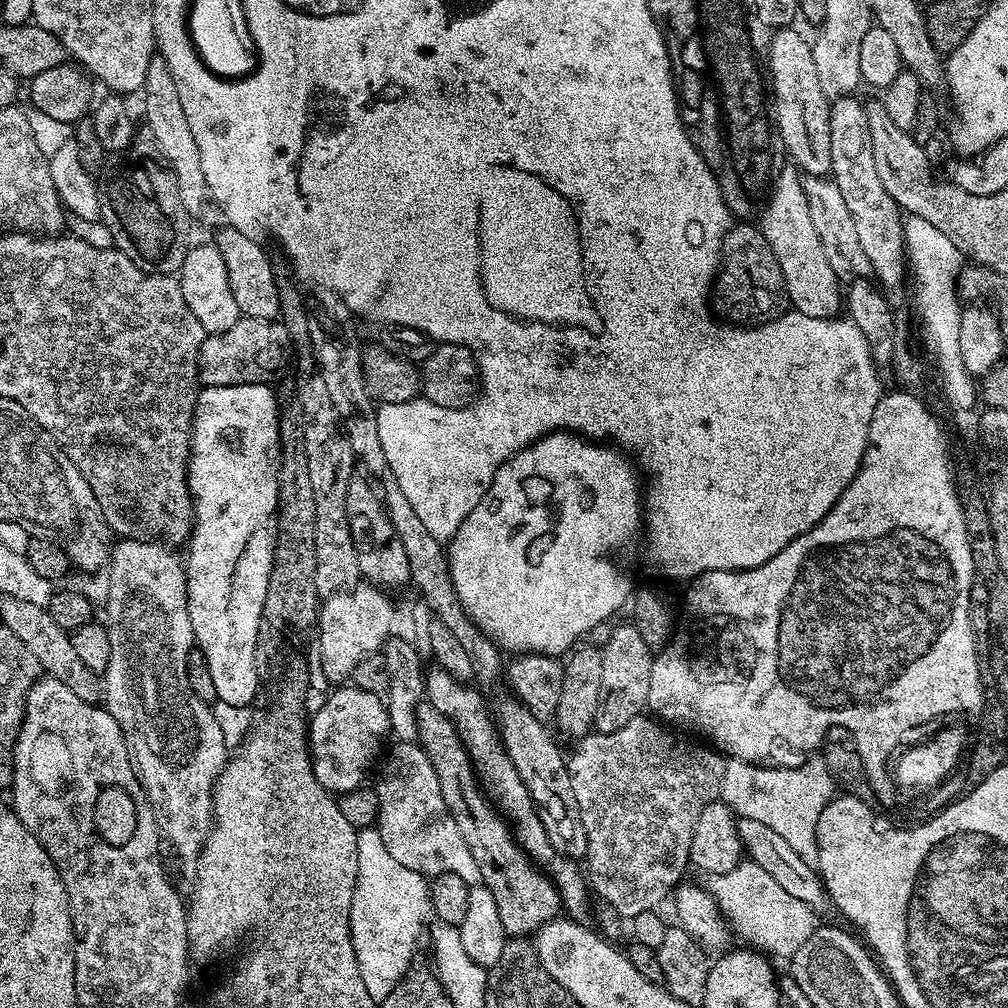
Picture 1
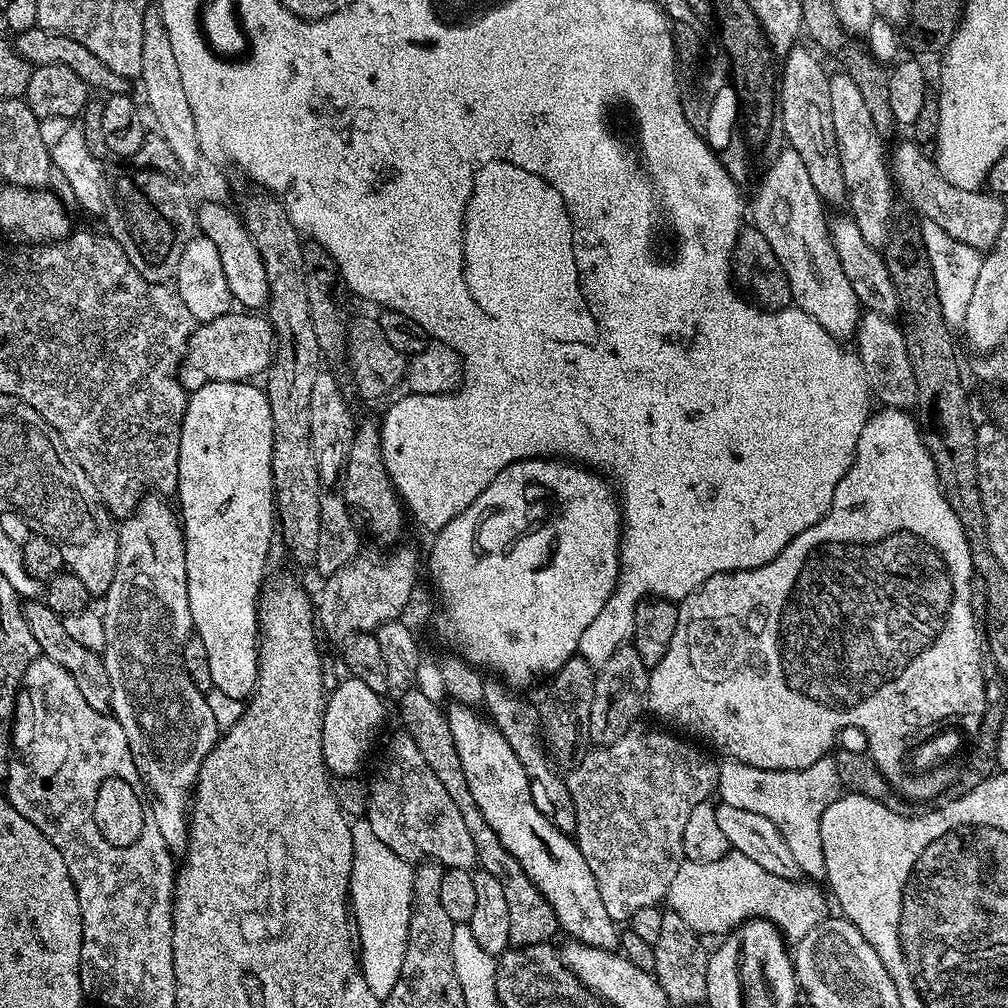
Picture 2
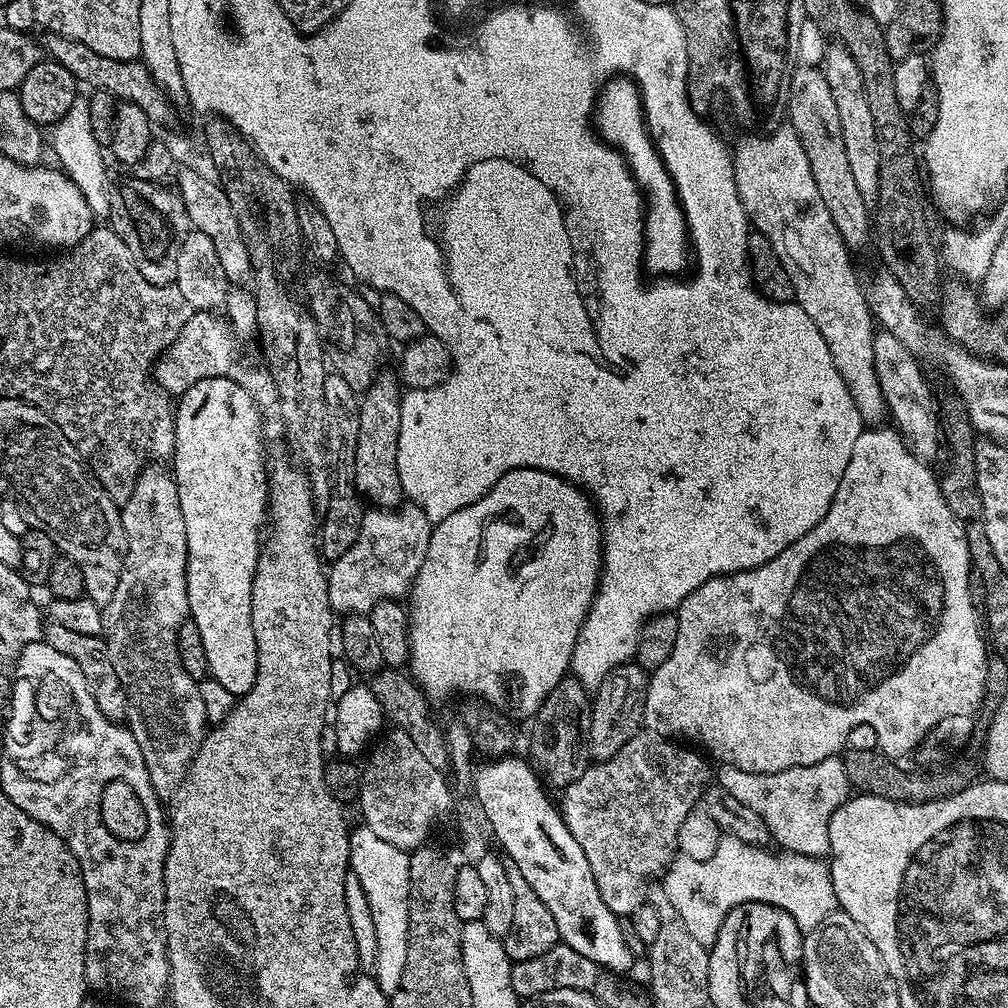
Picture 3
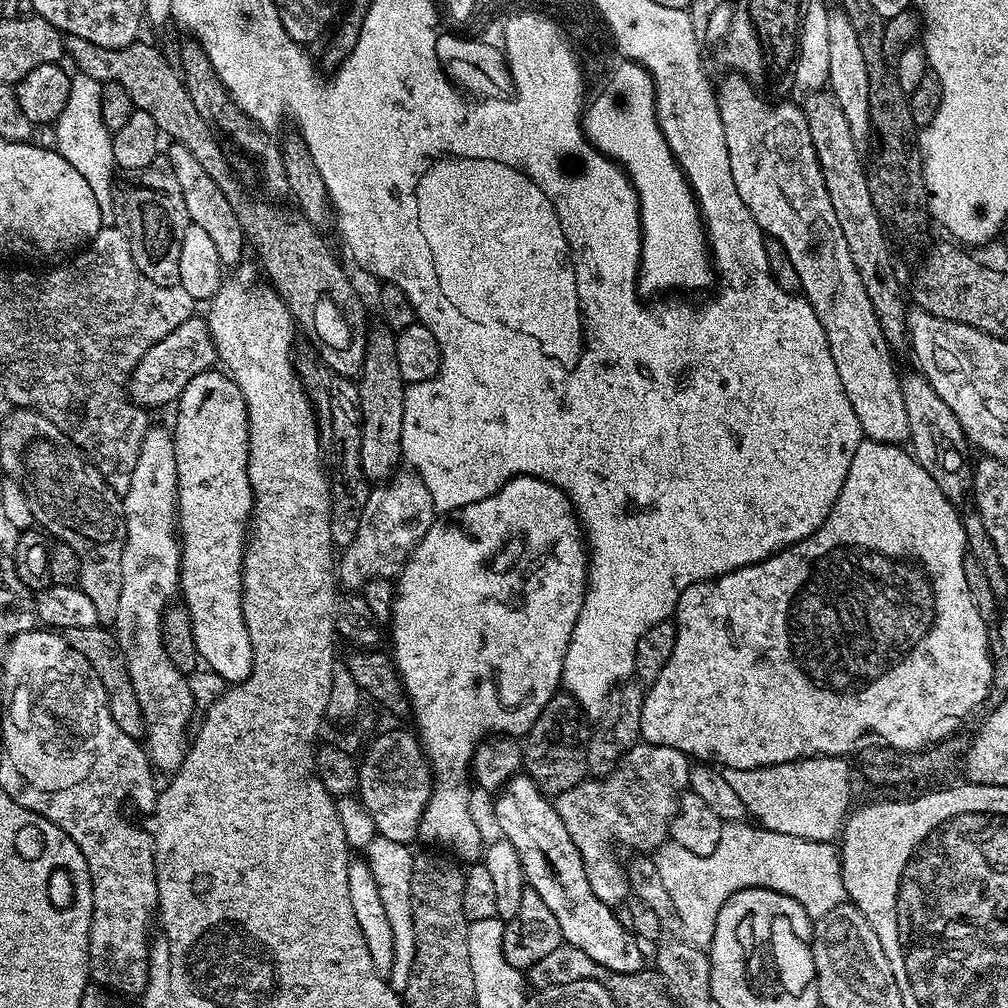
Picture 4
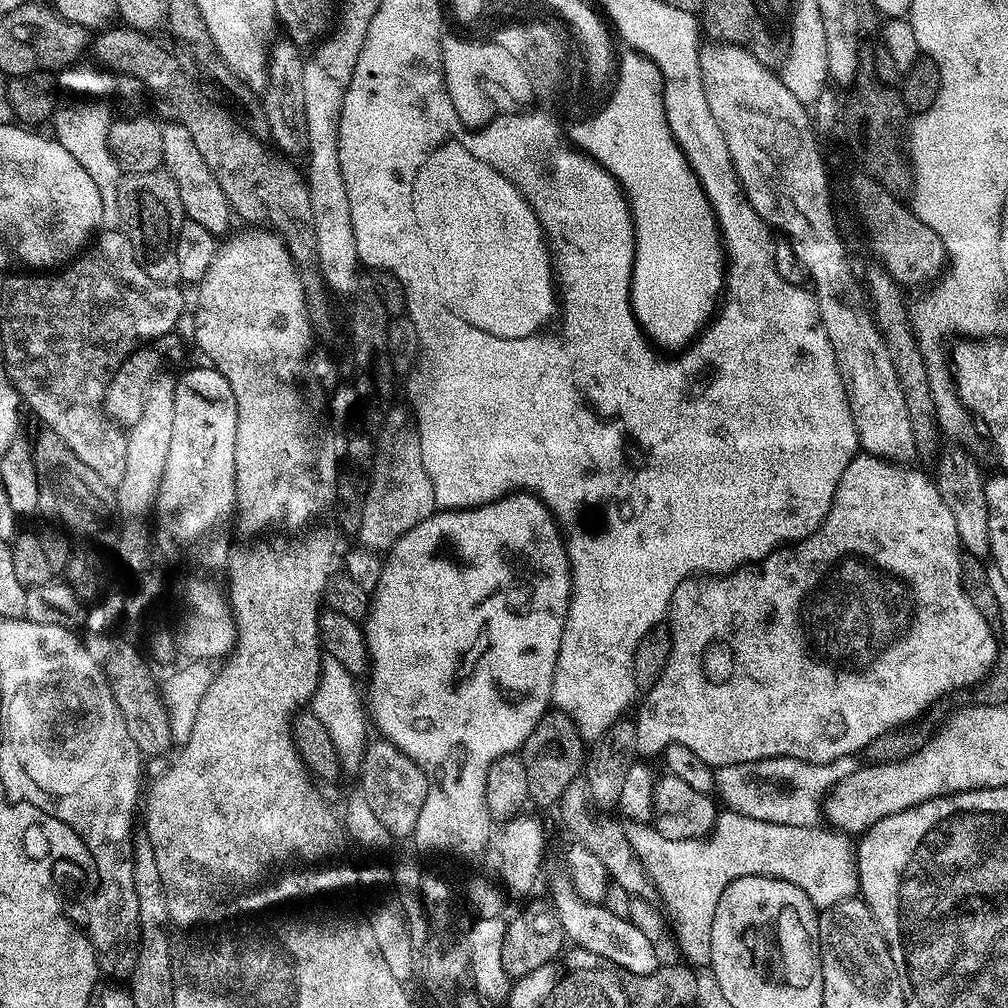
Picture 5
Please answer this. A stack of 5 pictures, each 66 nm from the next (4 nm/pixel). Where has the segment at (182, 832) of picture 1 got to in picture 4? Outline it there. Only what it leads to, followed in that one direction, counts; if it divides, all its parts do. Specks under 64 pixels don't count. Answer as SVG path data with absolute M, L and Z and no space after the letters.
M149 427L146 438L142 438L142 446L138 454L138 462L134 462L134 474L130 474L130 490L122 494L122 503L124 505L124 525L126 526L126 546L122 550L122 594L118 594L118 614L114 621L114 635L116 637L116 646L120 649L120 654L124 658L124 665L128 671L128 681L132 684L132 689L136 695L136 701L140 706L140 712L144 715L144 735L146 741L146 751L153 769L160 768L167 774L175 774L182 766L184 756L188 752L190 743L190 728L188 732L188 723L192 720L192 711L197 711L198 705L190 694L188 685L188 676L170 662L170 654L166 654L164 649L164 629L166 627L166 612L164 616L164 607L172 600L172 595L177 595L180 586L180 541L178 539L178 509L176 506L176 441L173 433L164 428Z

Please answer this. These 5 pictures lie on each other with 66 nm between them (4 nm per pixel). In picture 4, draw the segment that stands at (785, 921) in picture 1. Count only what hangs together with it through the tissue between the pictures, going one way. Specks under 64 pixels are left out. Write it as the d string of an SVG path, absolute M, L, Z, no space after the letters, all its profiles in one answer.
M752 822L725 823L718 846L709 856L693 854L685 847L668 842L657 849L654 859L658 874L662 874L662 883L681 917L686 938L701 950L711 949L718 910L726 898L743 888L775 888L797 900L813 918L825 916L846 900L840 853L835 843L778 834Z

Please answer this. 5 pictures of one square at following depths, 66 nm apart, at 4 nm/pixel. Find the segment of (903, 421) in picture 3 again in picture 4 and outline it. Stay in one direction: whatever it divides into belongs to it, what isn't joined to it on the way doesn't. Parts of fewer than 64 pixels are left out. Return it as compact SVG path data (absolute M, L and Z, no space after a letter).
M904 376L899 383L908 419L908 440L912 455L931 474L934 482L938 482L946 499L954 505L963 505L964 496L966 500L972 490L973 465L970 462L968 464L968 437L960 428L954 410L950 410L950 406L946 406L946 402L934 394L925 376Z

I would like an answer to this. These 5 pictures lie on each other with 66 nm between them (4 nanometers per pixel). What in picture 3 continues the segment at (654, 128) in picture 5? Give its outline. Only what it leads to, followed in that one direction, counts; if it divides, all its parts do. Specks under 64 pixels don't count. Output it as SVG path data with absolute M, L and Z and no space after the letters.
M612 78L610 79L610 86L608 88L608 91L603 98L603 100L600 101L600 119L598 120L596 124L596 128L598 129L598 135L602 139L602 141L613 144L619 149L623 149L625 152L628 153L629 160L632 160L631 163L631 169L633 171L632 177L636 179L637 185L642 193L643 199L646 201L646 215L644 218L644 254L642 257L642 264L645 269L648 268L653 273L651 274L653 277L656 278L676 278L681 275L680 272L683 270L684 267L689 267L690 264L690 237L688 234L688 220L684 216L684 207L680 205L680 198L676 194L676 187L672 185L672 179L670 178L670 174L666 170L666 166L662 162L662 158L660 157L659 153L656 152L656 146L652 145L650 142L650 138L646 138L646 135L643 132L643 125L644 123L641 121L641 107L640 102L642 101L642 93L639 92L638 89L636 89L635 84L632 83L631 79L628 78Z

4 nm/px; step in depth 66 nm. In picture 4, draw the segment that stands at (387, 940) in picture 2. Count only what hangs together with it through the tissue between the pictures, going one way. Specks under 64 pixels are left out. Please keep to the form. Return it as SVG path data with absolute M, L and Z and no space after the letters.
M376 834L368 844L366 861L370 873L377 883L382 906L393 931L393 964L390 983L397 994L403 993L408 976L412 972L412 955L416 952L416 939L412 933L412 911L410 910L410 874L412 873L413 849L402 842L390 842L390 838Z

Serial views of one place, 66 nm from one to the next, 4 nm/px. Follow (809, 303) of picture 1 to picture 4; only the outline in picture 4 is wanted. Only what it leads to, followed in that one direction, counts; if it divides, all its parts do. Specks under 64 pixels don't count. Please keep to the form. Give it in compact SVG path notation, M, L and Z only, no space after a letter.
M728 74L724 81L721 82L720 88L716 92L716 105L722 118L722 130L726 134L726 150L730 154L730 174L734 174L734 186L738 186L738 198L746 202L746 210L758 222L758 226L764 232L765 237L782 242L790 262L794 262L794 270L798 270L800 279L800 292L804 299L810 302L814 315L818 322L822 322L822 330L828 339L830 354L834 358L834 366L838 370L838 378L842 378L842 390L846 398L850 398L852 413L856 415L856 423L859 431L867 439L877 440L883 444L903 445L908 440L908 419L906 418L906 408L902 402L899 377L896 376L892 366L893 349L889 348L886 338L882 334L882 326L874 314L874 306L866 294L866 286L862 286L862 278L858 274L858 266L854 266L854 258L850 258L850 246L846 246L846 234L842 234L842 226L838 226L838 217L834 214L834 206L830 202L830 194L826 194L826 182L822 178L822 170L818 166L818 158L814 150L814 142L810 138L810 126L804 117L803 107L796 104L775 104L772 100L767 100L764 96L756 93L757 85L753 81L739 75Z

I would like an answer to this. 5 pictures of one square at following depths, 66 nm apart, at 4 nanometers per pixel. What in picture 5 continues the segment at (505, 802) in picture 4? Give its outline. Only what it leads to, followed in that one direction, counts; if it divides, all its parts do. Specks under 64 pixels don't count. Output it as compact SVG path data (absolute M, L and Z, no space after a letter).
M566 874L556 876L548 884L548 892L552 909L558 914L558 918L564 927L565 937L573 945L590 950L601 961L615 966L628 974L650 974L651 971L662 964L661 958L656 957L657 945L638 926L634 926L629 920L618 918L610 914L603 904L591 904L582 899L578 890L572 885L572 880Z

